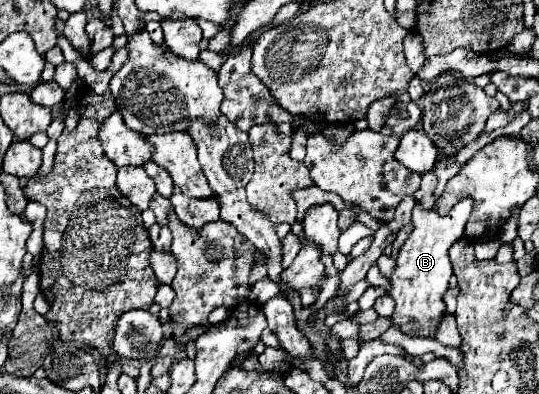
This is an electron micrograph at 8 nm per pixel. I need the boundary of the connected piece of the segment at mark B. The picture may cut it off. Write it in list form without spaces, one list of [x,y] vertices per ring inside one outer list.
[[[460,201],[444,217],[434,213],[434,209],[422,209],[420,205],[414,207],[412,211],[414,231],[410,233],[404,247],[400,249],[396,259],[396,269],[388,277],[390,279],[388,295],[396,303],[396,309],[392,313],[392,325],[396,325],[404,335],[428,337],[428,339],[436,335],[438,325],[446,313],[442,295],[446,293],[448,279],[452,277],[448,249],[462,237],[472,205],[474,205],[472,201]]]

